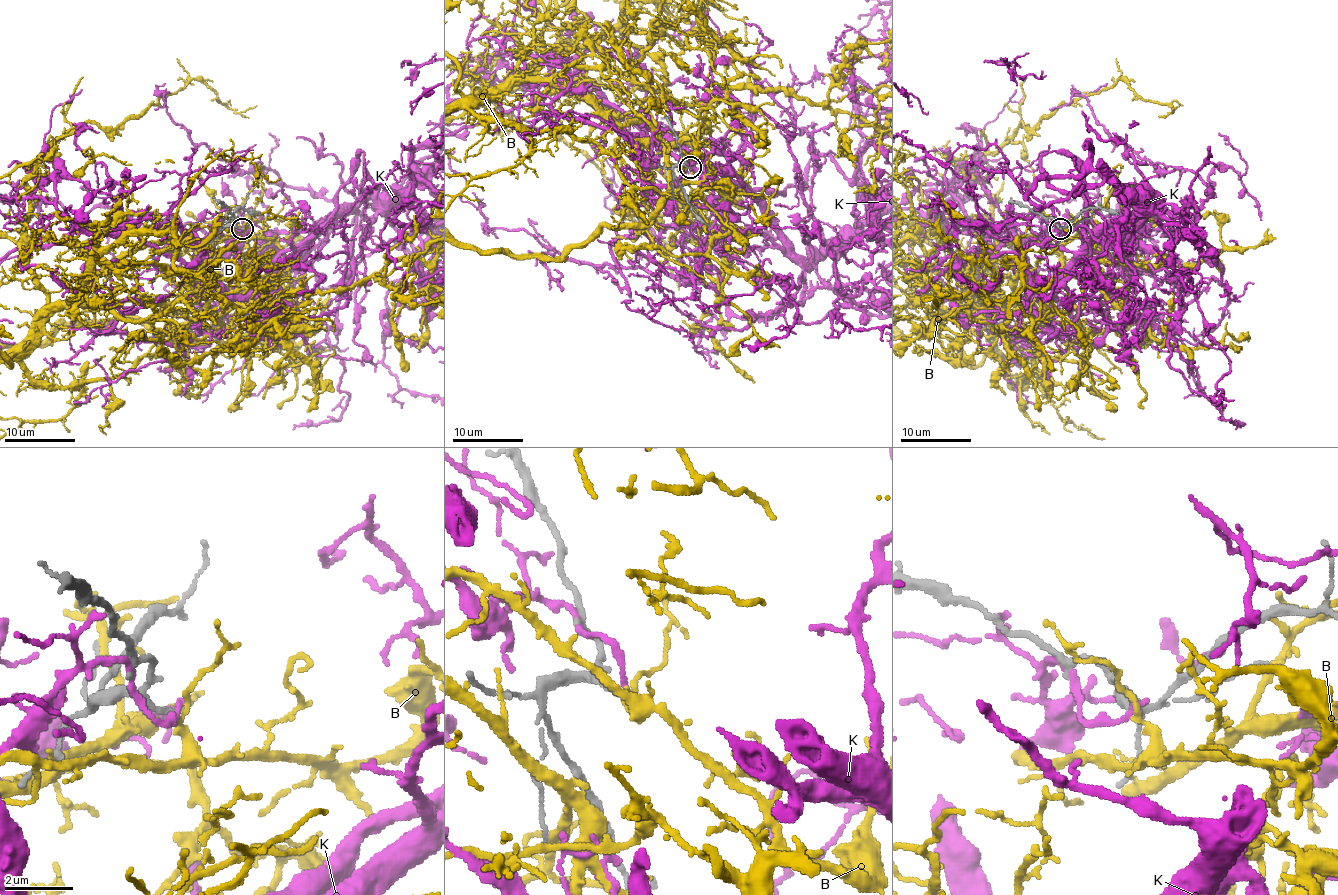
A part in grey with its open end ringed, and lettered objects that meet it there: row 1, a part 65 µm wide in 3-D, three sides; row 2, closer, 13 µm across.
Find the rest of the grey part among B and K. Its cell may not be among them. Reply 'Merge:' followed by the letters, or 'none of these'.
Merge: none of these

